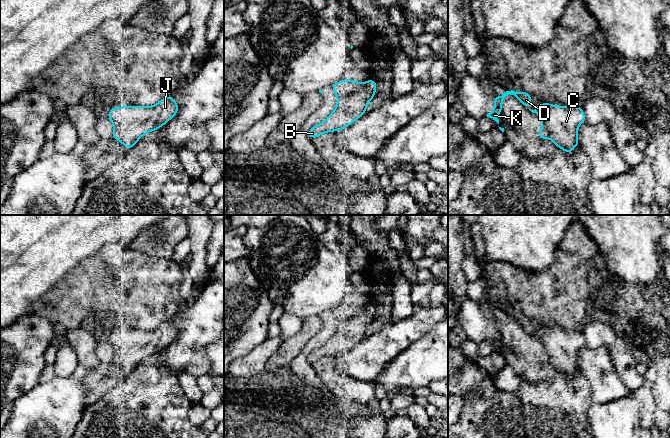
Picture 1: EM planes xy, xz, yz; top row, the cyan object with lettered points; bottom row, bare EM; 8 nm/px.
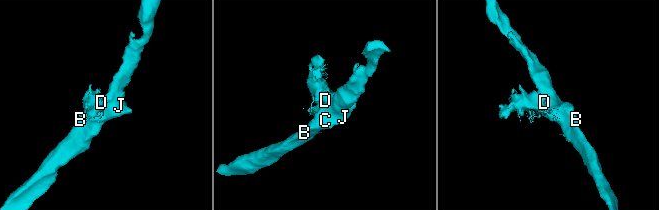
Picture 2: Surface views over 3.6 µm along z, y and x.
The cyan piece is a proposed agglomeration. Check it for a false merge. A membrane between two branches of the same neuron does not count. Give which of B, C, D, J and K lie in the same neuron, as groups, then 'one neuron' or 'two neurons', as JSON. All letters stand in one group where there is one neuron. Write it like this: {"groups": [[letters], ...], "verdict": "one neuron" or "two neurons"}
{"groups": [["B", "C", "D", "J", "K"]], "verdict": "one neuron"}

